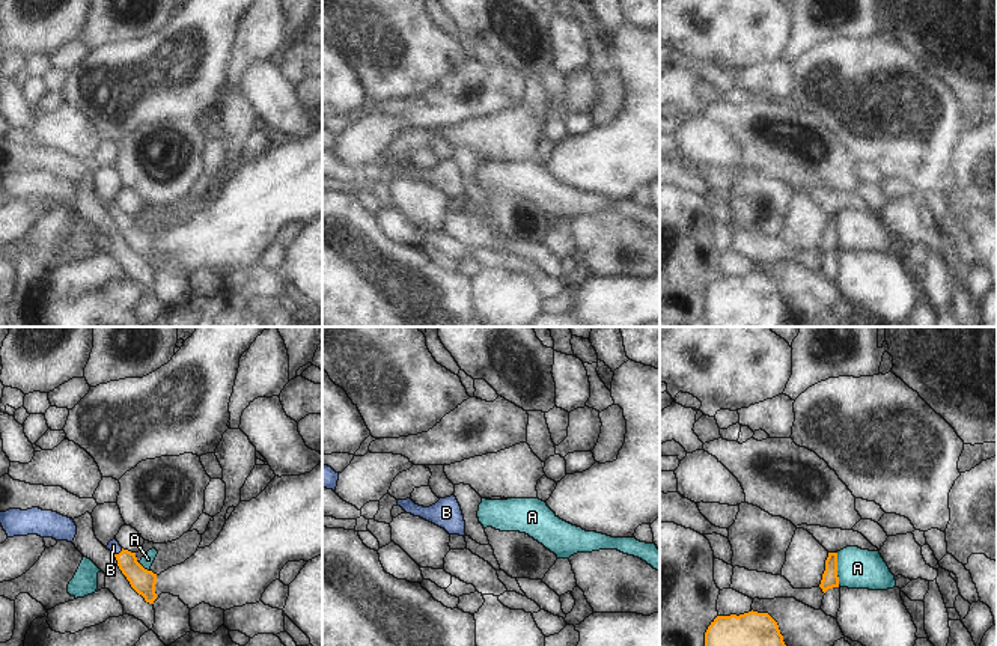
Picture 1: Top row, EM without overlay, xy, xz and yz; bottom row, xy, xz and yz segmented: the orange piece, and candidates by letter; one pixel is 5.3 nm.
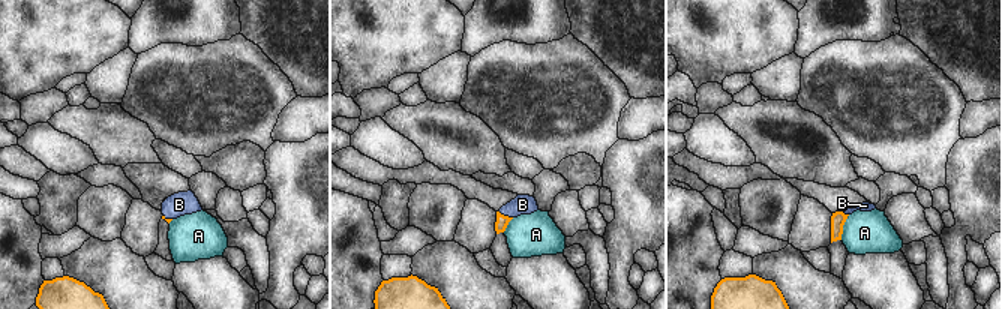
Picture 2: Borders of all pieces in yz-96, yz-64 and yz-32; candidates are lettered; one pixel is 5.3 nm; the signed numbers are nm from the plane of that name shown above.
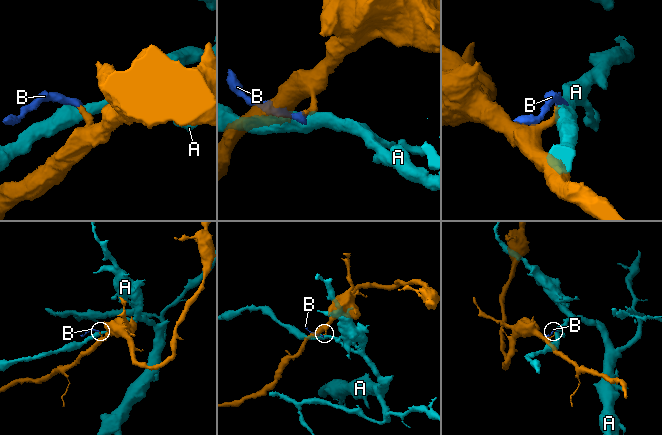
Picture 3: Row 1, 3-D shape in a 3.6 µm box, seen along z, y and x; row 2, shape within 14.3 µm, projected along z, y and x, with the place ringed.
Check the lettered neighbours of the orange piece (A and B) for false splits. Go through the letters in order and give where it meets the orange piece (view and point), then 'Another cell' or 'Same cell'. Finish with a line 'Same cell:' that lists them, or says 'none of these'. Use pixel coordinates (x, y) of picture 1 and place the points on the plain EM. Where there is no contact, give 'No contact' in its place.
A: Touches orange at yz (836, 232). Another cell
B: Touches orange at xy (119, 216). Same cell
Same cell: B

